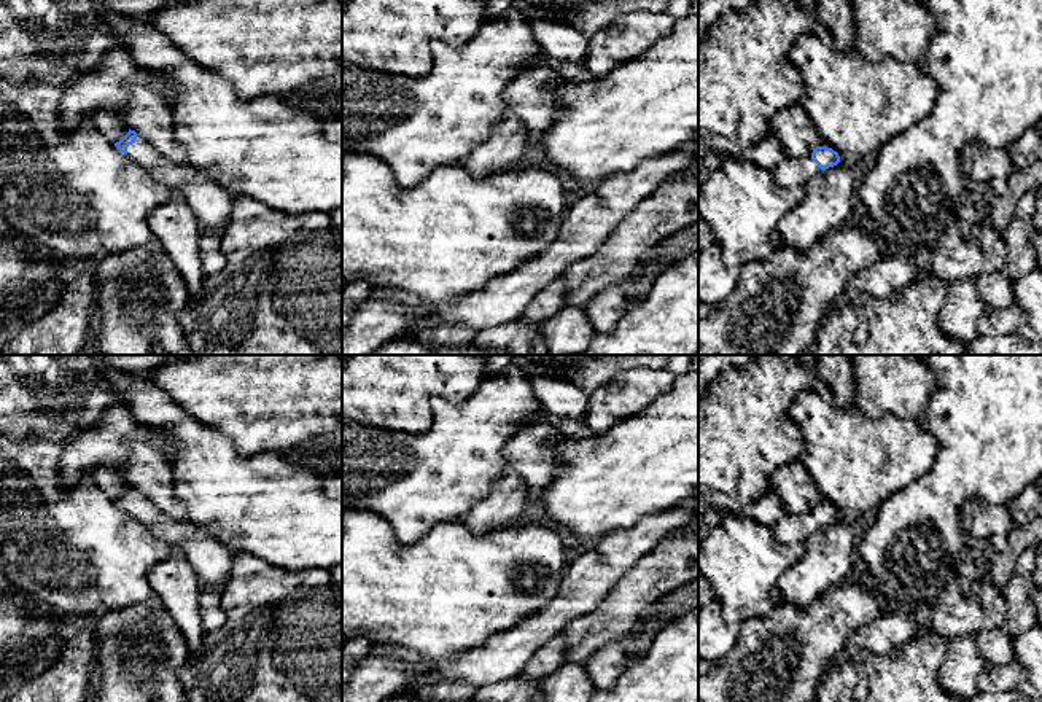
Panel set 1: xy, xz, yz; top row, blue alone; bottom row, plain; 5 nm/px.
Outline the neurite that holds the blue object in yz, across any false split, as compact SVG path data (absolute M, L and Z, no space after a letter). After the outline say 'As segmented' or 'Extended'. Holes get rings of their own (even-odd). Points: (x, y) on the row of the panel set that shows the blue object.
M816 146L807 158L784 158L772 174L776 183L783 186L803 186L813 175L838 162L840 156L837 151L826 146Z. Extended

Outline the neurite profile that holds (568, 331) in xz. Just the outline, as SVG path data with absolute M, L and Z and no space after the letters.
M563 306L542 325L541 334L549 355L579 355L593 336L585 309Z

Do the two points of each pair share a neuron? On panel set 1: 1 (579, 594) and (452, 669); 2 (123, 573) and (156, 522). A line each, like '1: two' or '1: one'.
1: one
2: two

